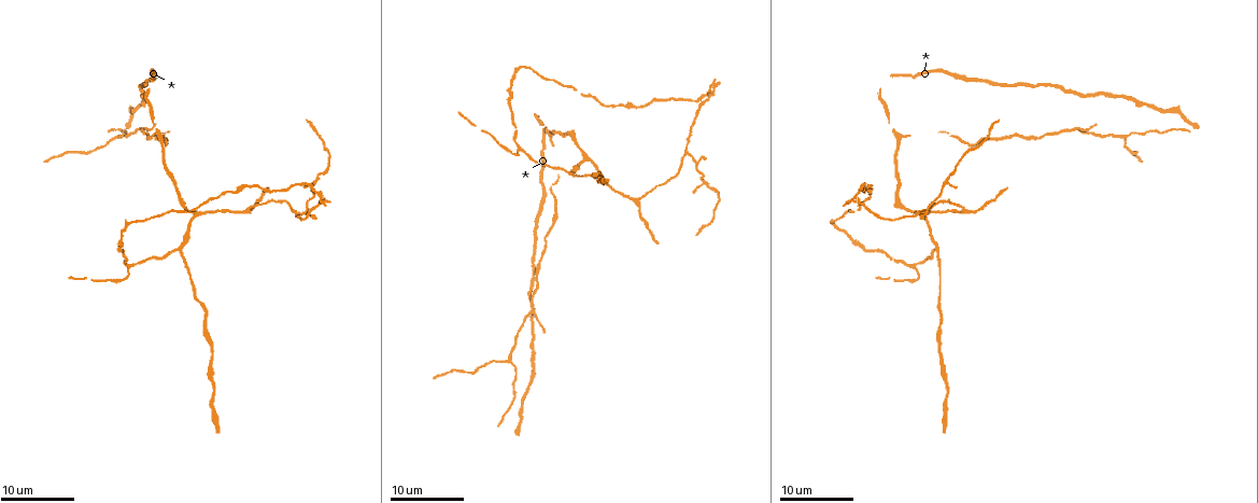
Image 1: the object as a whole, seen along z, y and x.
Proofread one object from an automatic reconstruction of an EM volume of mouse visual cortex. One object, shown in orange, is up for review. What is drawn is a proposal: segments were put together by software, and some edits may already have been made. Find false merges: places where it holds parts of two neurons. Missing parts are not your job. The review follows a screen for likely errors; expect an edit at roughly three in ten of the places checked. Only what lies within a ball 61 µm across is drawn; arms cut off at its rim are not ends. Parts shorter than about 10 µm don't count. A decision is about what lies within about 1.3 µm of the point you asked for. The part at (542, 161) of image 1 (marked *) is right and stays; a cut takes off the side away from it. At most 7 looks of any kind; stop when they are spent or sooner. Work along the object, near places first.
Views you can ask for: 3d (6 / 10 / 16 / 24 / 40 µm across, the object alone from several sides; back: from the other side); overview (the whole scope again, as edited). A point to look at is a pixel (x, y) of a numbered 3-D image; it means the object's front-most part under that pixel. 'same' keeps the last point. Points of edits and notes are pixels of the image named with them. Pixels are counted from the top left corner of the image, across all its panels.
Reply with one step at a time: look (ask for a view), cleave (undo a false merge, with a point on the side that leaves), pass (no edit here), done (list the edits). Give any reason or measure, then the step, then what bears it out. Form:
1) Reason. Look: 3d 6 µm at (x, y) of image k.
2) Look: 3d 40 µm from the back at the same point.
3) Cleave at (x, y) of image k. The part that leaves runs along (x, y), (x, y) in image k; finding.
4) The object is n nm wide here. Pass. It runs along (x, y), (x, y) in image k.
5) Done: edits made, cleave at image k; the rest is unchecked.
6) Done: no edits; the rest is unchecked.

A fork. Look: 3d 16 µm at (508, 360) of image 1.

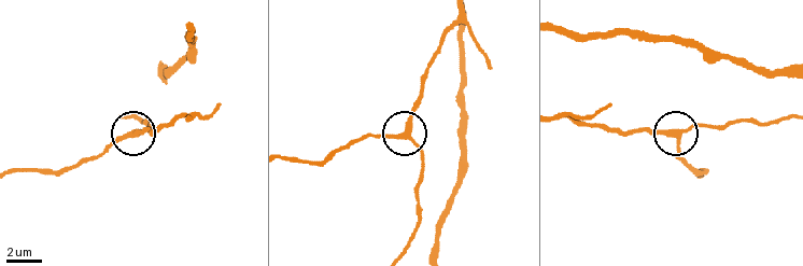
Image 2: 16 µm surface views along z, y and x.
Look: 3d 6 µm at (132, 136) of image 2.

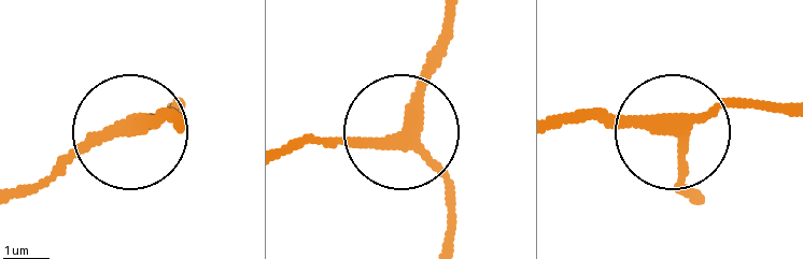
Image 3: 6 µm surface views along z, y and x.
3 arms meet here. Pass. Continuous, no second neuron.

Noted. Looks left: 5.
Small branch off a trunk. Look: 3d 16 µm at (178, 250) of image 1.

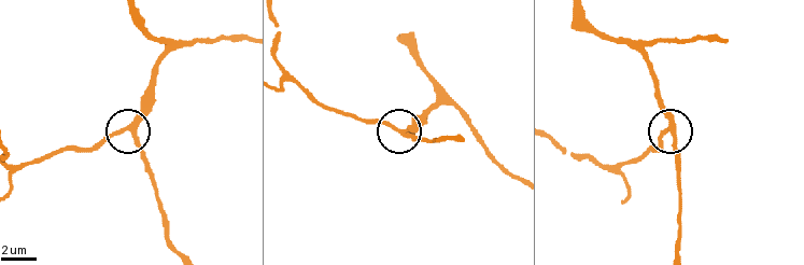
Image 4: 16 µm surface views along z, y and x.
Look: 3d 10 µm at (667, 128) of image 4.

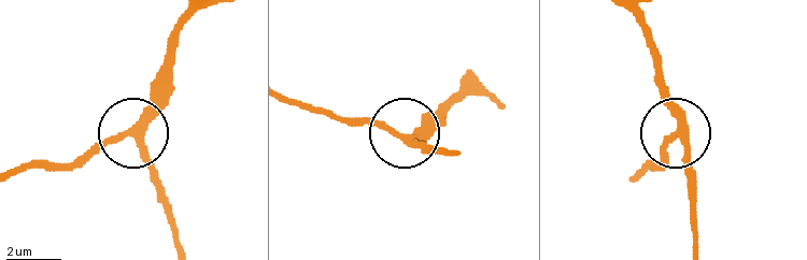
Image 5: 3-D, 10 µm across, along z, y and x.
3 arms meet here. Pass. All the same neuron.

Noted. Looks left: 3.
Branch point. Look: 3d 16 µm at (586, 160) of image 1.

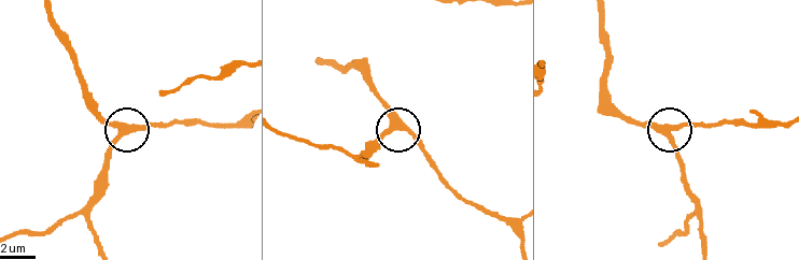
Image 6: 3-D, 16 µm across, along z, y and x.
Look: 3d 6 µm at (121, 135) of image 6.

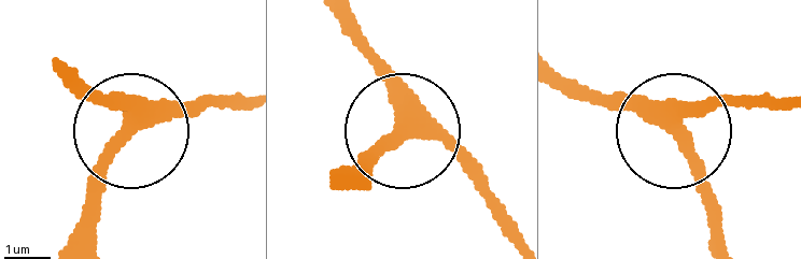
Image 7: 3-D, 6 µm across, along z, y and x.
The object is 330 nm wide here. Pass. It runs along (68, 66), (126, 124), (83, 224) in image 7; one neuron here.

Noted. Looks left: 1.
Done: no edits; the rest is unchecked.

